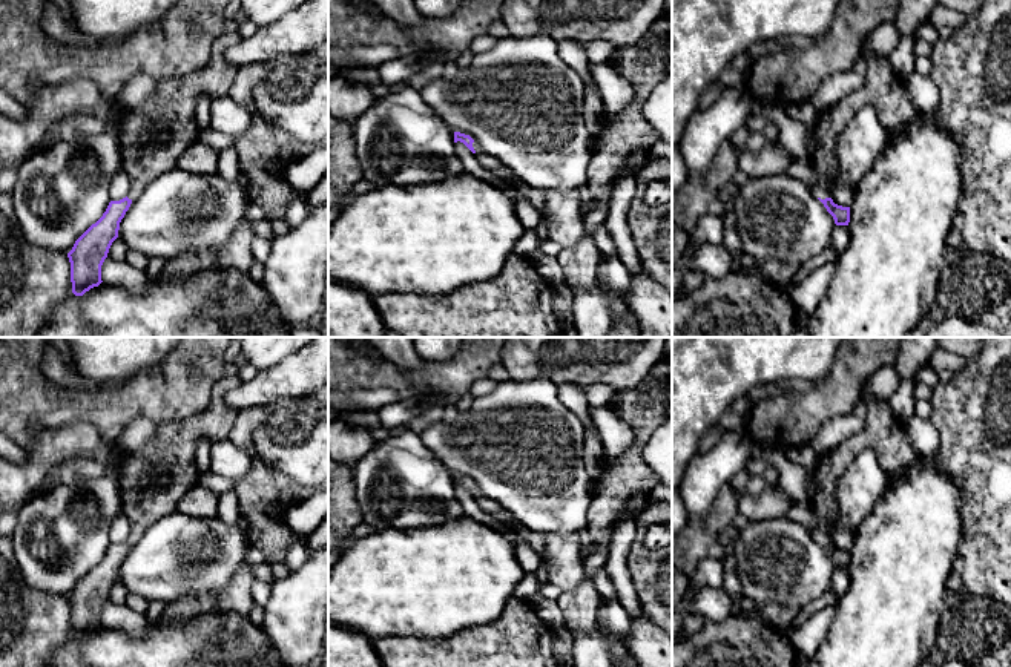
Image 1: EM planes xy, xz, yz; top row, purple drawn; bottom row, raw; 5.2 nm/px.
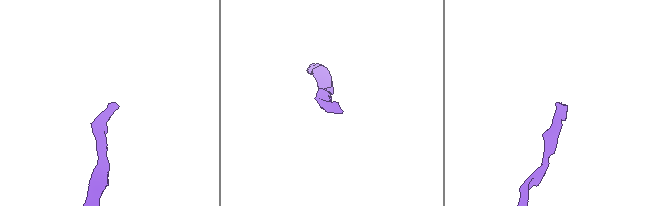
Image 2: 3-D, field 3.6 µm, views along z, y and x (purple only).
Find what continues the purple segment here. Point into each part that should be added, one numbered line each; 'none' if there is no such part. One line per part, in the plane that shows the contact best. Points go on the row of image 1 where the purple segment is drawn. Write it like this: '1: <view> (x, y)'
1: xz (490, 163)

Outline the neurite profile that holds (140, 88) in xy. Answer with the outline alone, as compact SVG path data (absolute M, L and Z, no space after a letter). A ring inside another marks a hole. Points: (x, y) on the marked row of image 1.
M138 74L129 80L121 89L115 103L120 110L137 109L155 92L156 81L144 74Z

